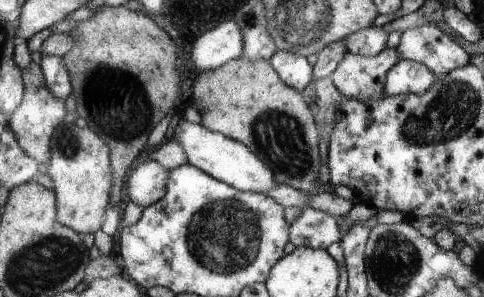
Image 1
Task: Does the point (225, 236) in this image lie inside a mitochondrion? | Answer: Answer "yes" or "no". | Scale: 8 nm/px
yes

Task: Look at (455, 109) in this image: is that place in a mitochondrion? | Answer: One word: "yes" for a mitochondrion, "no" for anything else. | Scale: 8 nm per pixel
yes

